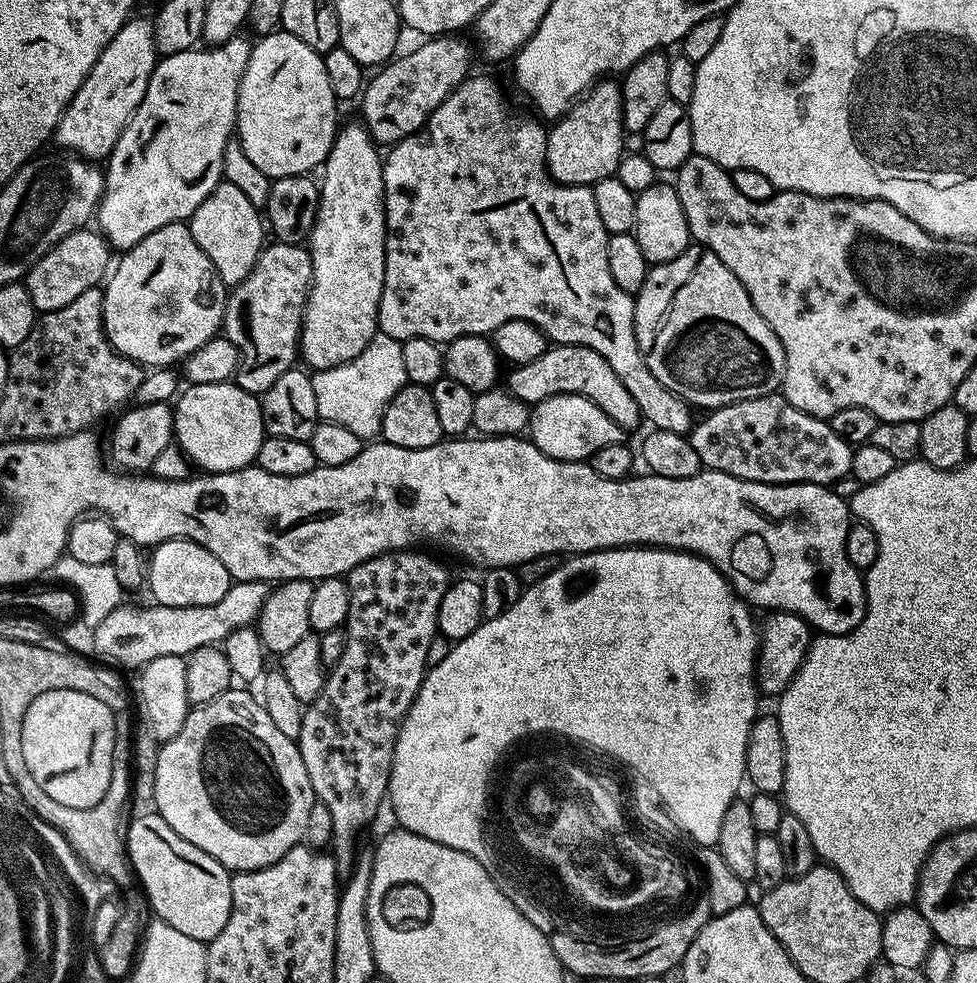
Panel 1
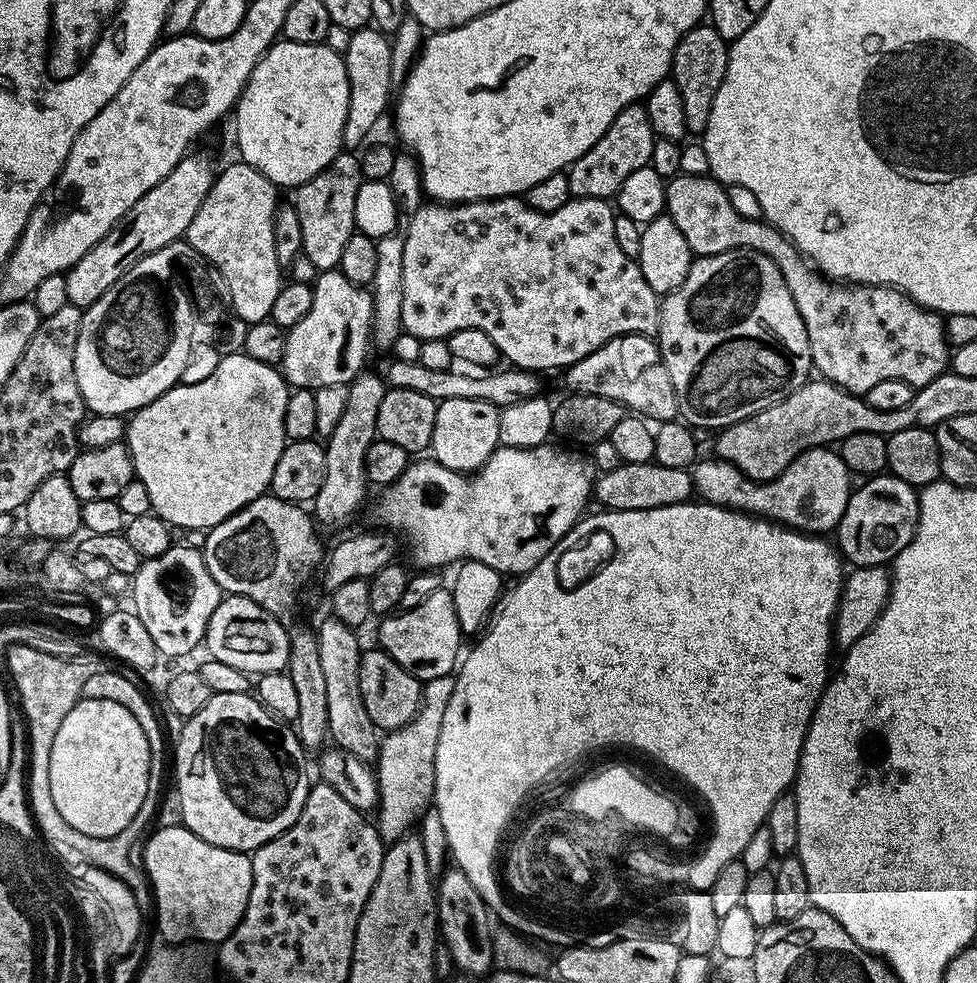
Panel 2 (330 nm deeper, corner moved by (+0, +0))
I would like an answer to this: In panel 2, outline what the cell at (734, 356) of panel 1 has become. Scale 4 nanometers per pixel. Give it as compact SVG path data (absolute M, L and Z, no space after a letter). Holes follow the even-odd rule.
M745 248L713 256L696 256L693 259L690 270L686 274L686 282L682 282L680 288L663 297L660 306L658 345L660 356L669 372L670 382L673 383L674 394L677 396L679 415L696 430L701 430L700 428L723 430L732 424L748 420L754 414L782 402L791 392L808 383L814 372L806 326L802 322L802 314L798 314L798 306L794 306L794 298L790 294L790 286L786 286L786 278L782 278L782 270L778 270L778 266L774 266L774 262L766 258L766 254L758 254L754 250Z

